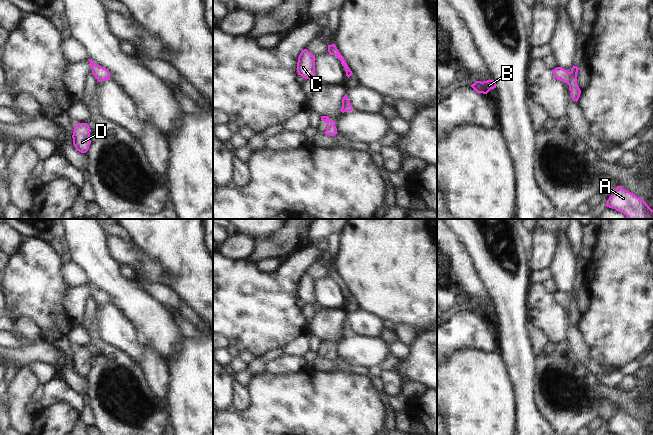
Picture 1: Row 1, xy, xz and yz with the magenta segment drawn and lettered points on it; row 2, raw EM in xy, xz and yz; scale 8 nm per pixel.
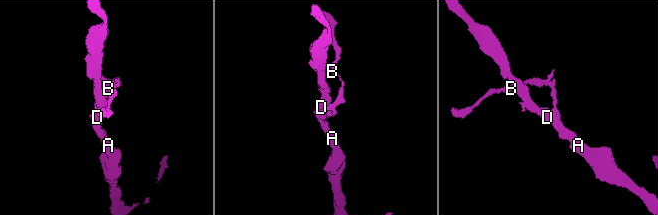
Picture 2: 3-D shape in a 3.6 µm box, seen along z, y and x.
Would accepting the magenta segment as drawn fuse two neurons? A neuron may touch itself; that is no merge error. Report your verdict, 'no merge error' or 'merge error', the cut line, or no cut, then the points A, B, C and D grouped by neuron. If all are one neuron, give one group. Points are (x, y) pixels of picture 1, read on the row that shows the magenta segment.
merge error; cut yz (568, 72), (561, 79); groups A C D / B

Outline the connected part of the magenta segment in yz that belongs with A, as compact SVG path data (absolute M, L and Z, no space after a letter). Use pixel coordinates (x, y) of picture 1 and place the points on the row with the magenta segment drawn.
M617 186L606 206L626 215L628 219L653 219L653 210L635 194Z

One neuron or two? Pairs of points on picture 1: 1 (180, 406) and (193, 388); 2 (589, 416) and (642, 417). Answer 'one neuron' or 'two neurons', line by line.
1: one neuron
2: one neuron

